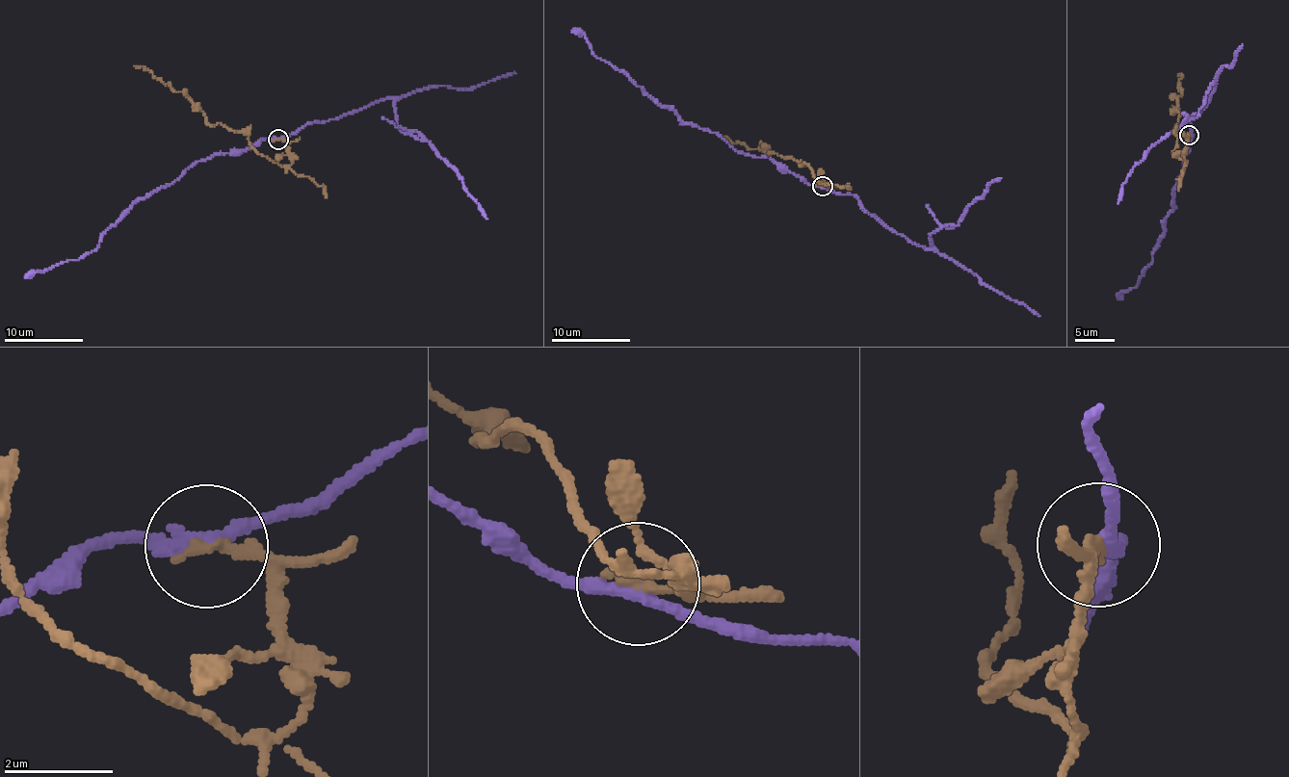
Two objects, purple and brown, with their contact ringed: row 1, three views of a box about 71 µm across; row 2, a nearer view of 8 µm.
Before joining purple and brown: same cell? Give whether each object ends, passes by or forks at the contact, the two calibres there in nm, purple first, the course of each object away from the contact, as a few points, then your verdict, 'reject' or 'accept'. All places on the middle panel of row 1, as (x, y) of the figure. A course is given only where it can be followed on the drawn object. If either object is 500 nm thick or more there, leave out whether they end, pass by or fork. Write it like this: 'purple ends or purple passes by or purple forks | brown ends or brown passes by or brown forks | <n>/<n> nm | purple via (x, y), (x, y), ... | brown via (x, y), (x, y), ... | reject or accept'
purple passes by | brown ends | 240/200 nm | purple via (823, 186), (856, 198), (914, 244), (930, 247), (930, 233), (949, 223), (958, 225), (987, 185), (1001, 178) | brown via (823, 186), (830, 186), (818, 182), (806, 164), (749, 149), (737, 142), (731, 143), (723, 137) | reject

